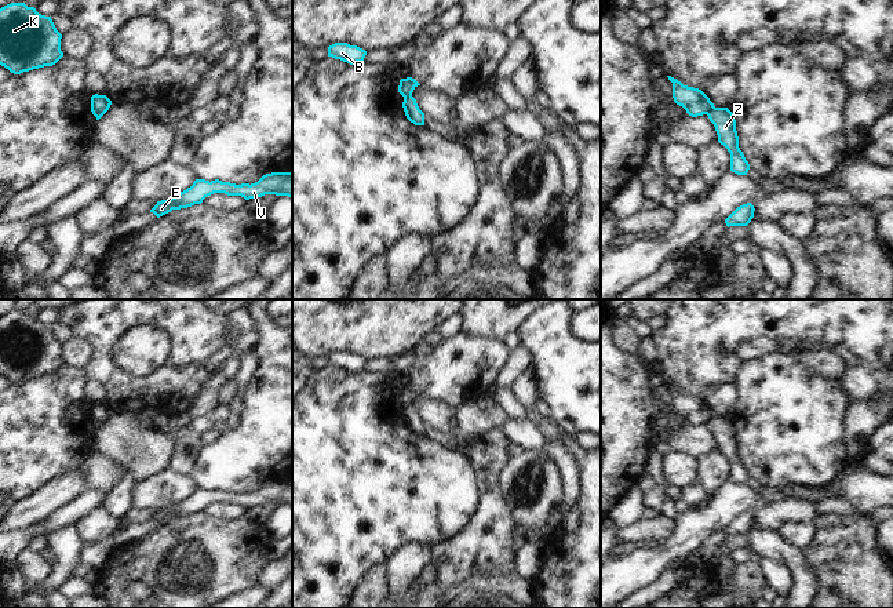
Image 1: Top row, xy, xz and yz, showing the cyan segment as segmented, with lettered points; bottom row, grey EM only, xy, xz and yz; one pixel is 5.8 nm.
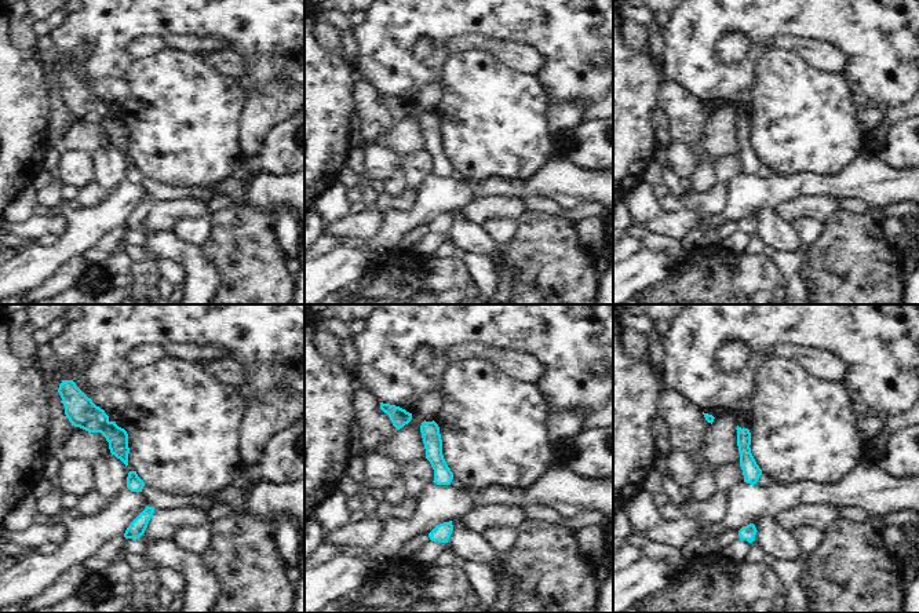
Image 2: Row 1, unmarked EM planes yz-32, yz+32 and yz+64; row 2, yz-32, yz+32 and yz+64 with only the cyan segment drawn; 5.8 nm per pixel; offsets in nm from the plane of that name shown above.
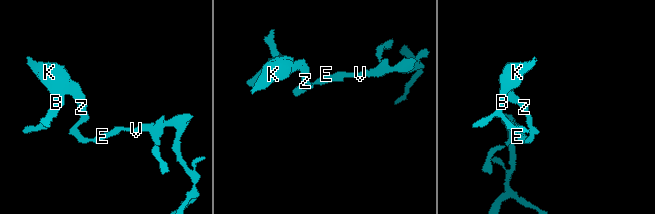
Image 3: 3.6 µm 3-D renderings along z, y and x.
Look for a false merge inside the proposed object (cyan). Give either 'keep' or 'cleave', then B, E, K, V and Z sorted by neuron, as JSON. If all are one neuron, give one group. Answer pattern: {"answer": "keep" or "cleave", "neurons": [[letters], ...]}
{"answer": "cleave", "neurons": [["B", "K"], ["E", "V", "Z"]]}

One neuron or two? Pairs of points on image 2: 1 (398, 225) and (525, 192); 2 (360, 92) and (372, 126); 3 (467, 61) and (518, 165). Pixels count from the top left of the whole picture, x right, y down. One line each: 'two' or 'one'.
1: one
2: one
3: one

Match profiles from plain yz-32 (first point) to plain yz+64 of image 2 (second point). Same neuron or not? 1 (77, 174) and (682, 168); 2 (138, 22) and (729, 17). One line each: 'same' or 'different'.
1: same
2: same

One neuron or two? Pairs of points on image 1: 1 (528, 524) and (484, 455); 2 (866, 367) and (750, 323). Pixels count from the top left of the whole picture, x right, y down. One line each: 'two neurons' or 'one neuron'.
1: two neurons
2: one neuron

